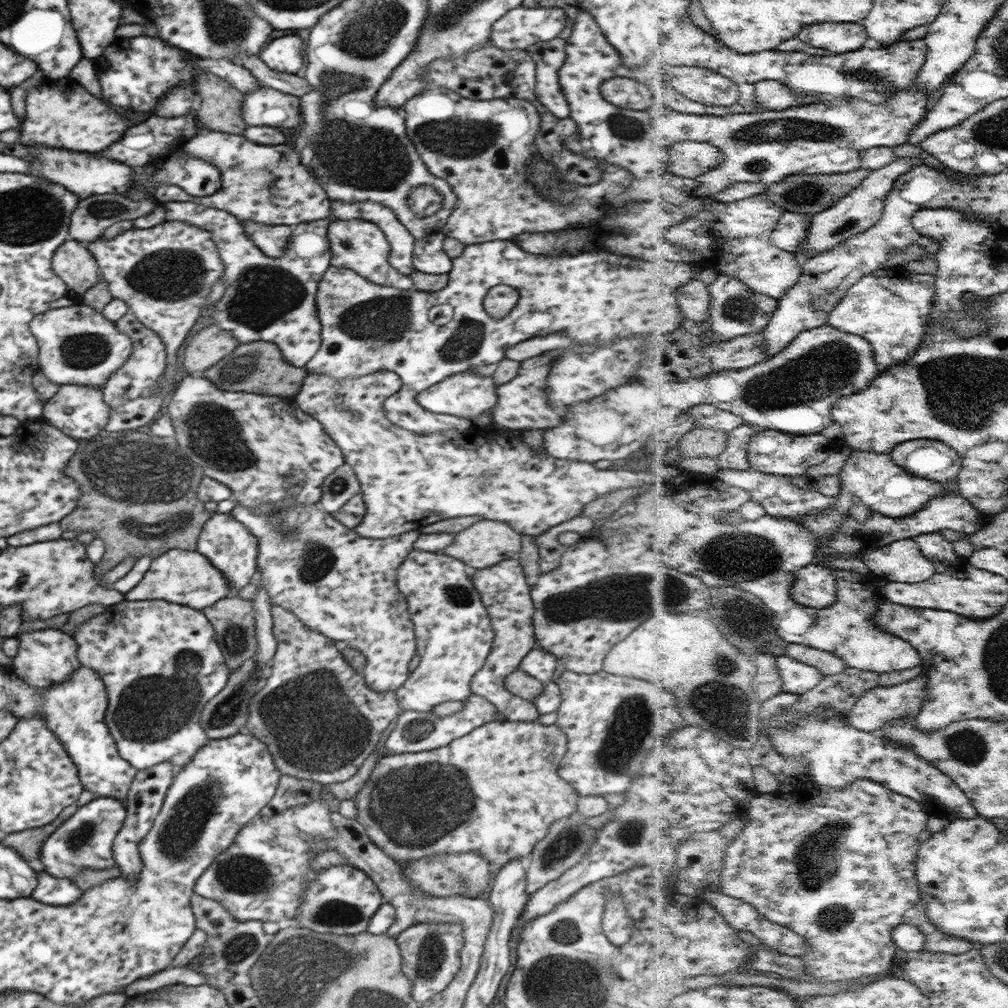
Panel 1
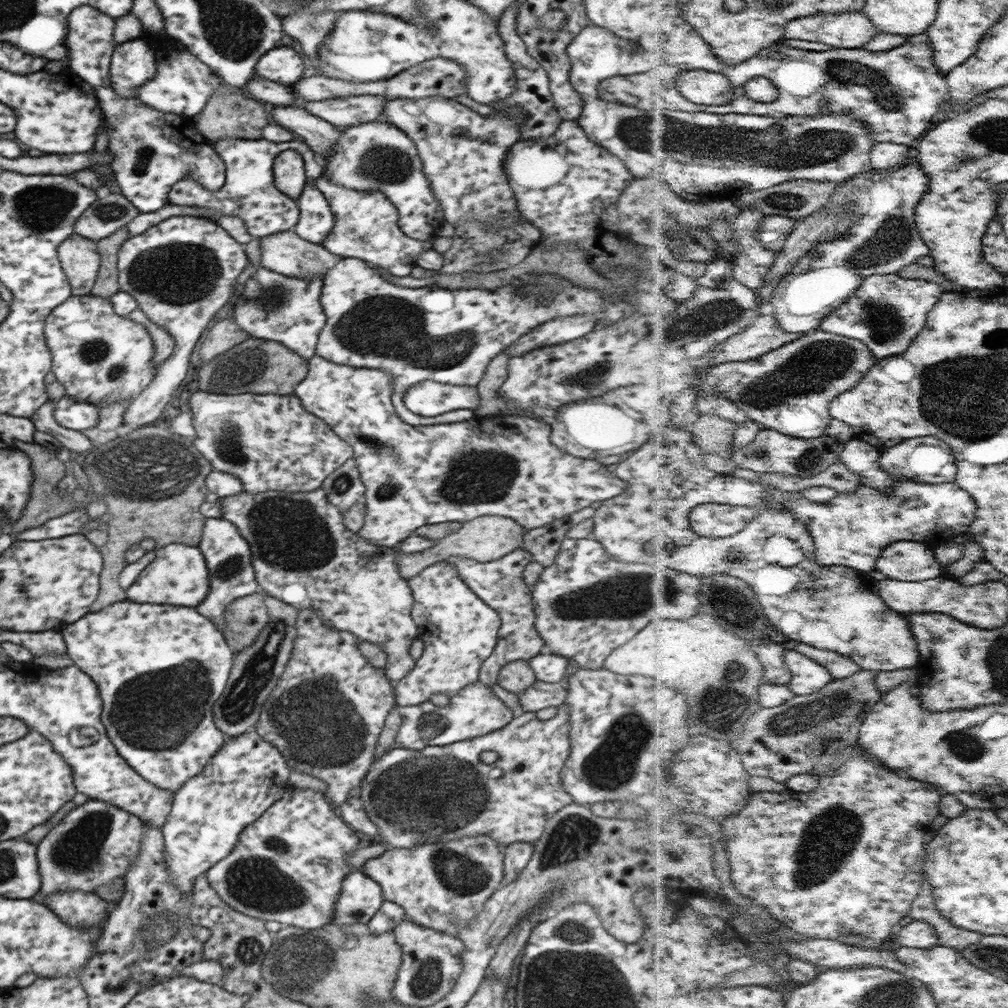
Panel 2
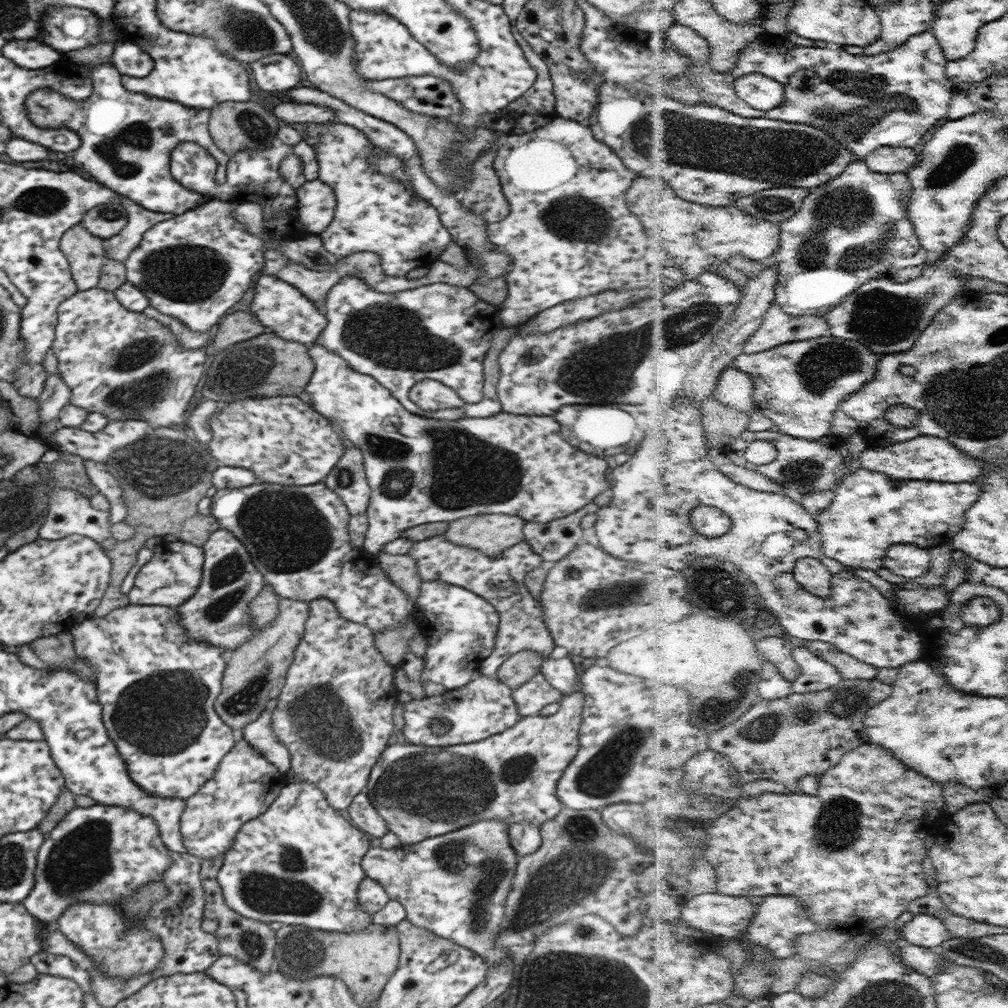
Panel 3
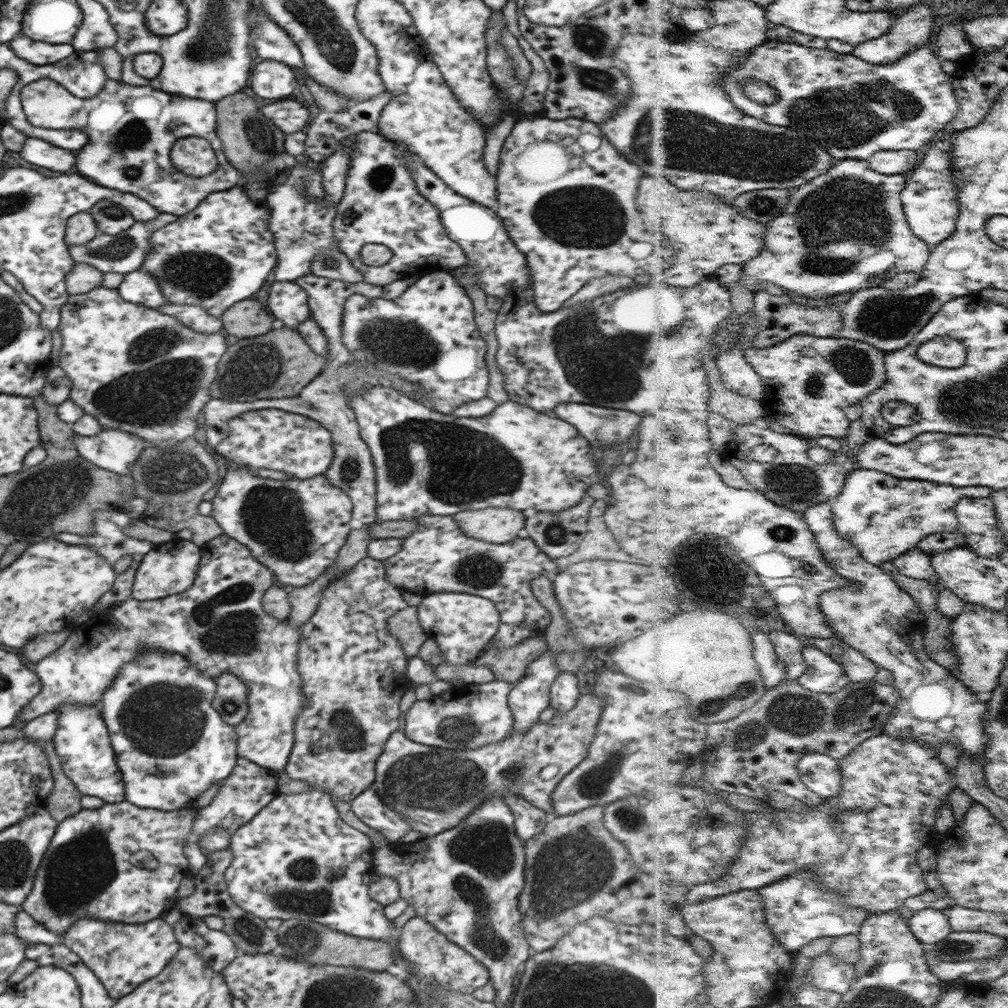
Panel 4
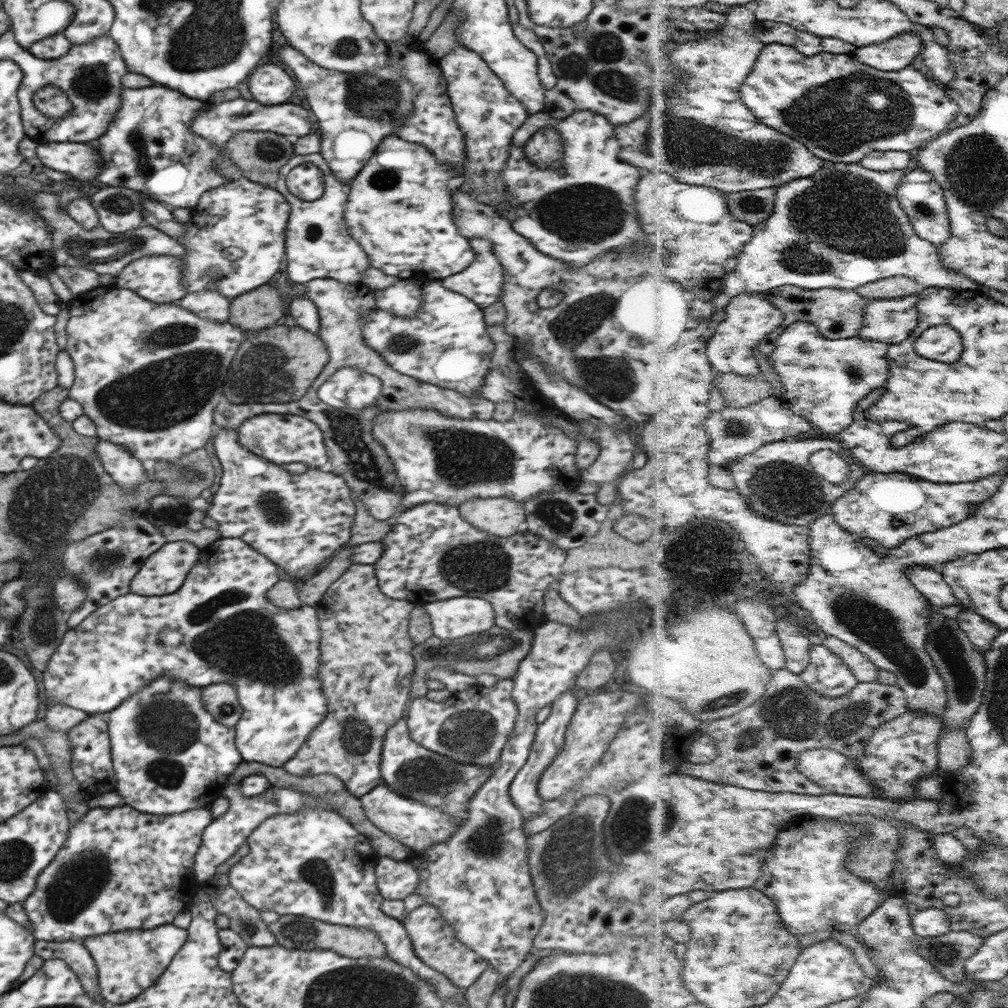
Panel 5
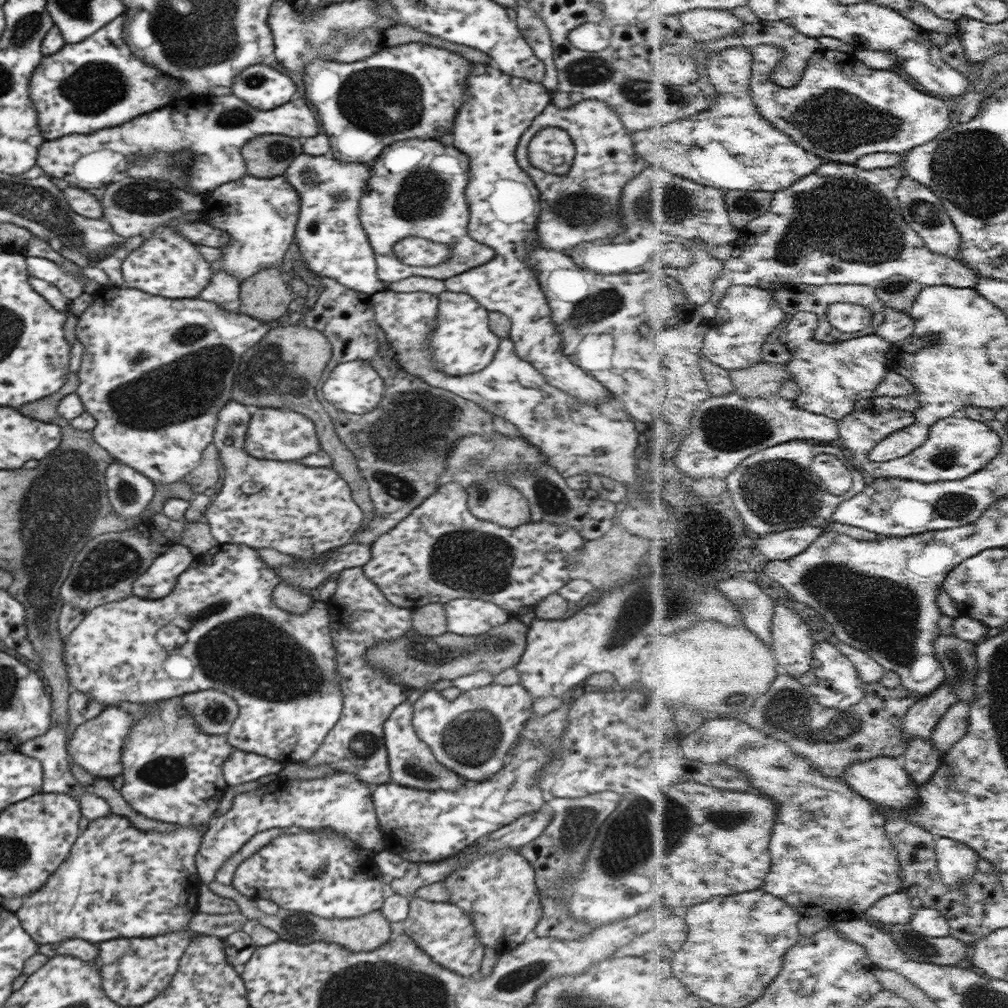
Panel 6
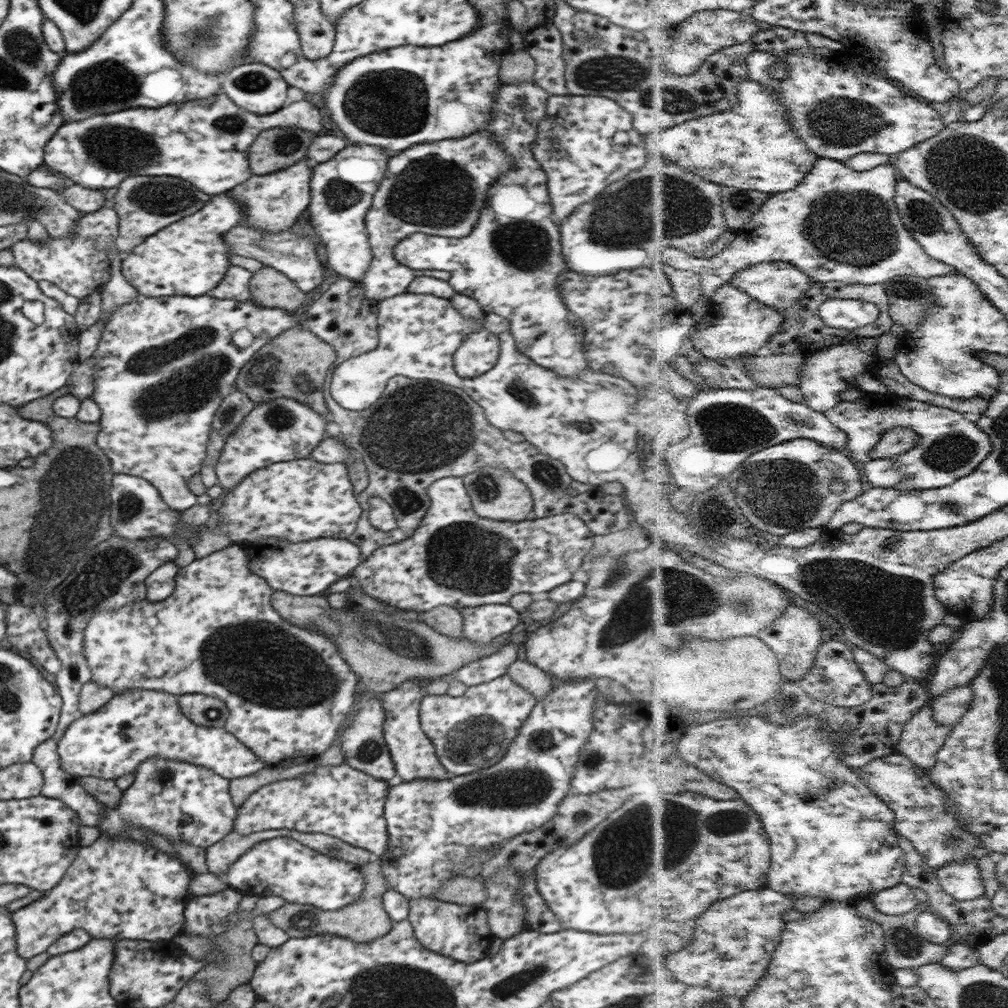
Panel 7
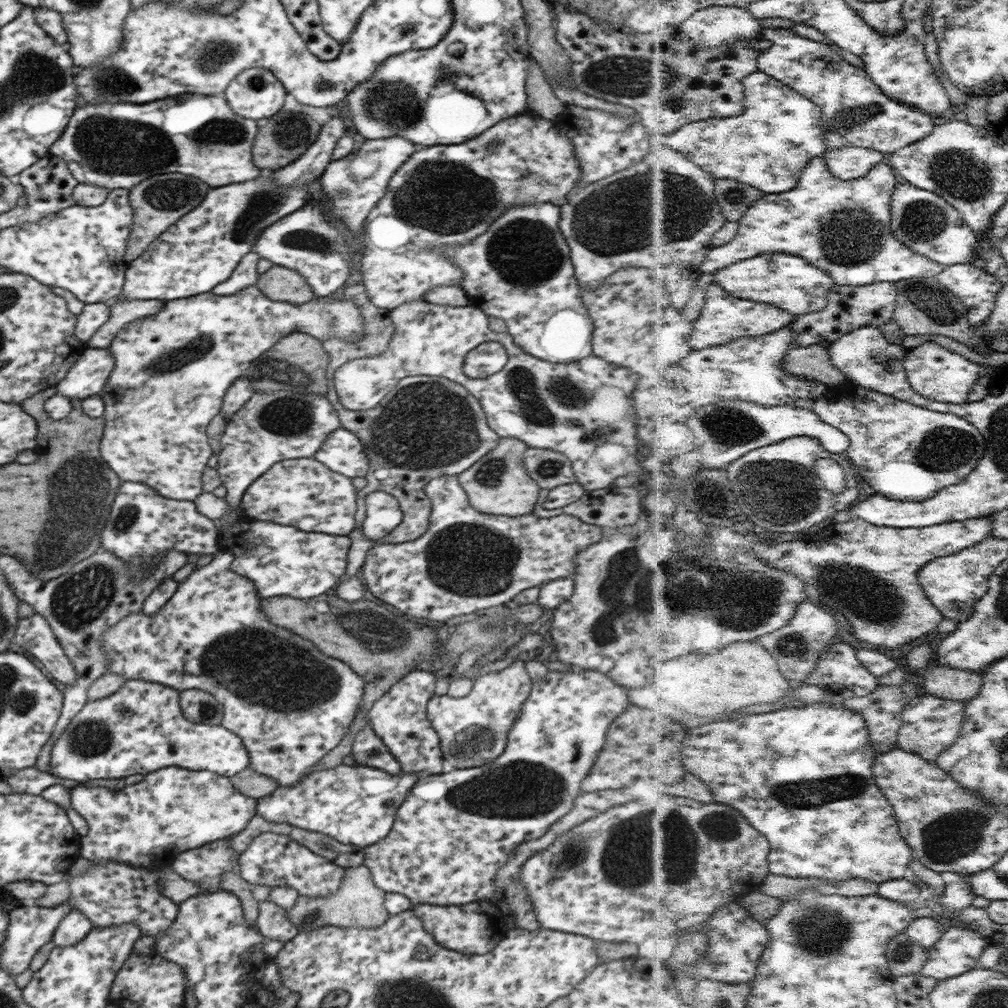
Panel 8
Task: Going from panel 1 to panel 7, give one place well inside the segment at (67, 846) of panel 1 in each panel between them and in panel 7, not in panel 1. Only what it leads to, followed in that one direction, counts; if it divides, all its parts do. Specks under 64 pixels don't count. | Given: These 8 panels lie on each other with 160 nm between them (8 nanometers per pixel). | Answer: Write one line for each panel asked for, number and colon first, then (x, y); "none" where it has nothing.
2: (92, 845)
3: (100, 854)
4: (118, 863)
5: (118, 869)
6: (116, 881)
7: (116, 888)

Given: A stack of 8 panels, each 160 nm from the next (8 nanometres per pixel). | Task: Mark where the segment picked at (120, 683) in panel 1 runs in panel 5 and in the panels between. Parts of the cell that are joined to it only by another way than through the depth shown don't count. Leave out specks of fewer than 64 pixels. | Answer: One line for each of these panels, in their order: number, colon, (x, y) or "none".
2: (159, 668)
3: (156, 689)
4: (169, 744)
5: (169, 755)

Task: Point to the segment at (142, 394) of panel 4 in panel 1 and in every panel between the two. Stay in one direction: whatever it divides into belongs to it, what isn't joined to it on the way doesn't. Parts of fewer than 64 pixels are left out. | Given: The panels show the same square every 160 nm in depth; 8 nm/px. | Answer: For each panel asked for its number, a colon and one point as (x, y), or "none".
1: (77, 345)
2: (98, 357)
3: (125, 365)

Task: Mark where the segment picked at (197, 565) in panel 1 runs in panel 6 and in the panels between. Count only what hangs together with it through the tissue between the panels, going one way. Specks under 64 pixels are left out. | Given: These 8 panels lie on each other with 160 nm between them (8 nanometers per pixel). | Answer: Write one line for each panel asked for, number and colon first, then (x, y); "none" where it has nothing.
2: (177, 576)
3: (173, 573)
4: (169, 568)
5: (163, 571)
6: (159, 578)

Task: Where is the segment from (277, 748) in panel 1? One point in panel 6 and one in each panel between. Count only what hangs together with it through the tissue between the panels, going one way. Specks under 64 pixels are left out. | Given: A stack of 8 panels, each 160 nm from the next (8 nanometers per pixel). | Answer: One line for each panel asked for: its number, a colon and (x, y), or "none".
2: (324, 715)
3: (333, 713)
4: (353, 673)
5: (365, 666)
6: (360, 616)

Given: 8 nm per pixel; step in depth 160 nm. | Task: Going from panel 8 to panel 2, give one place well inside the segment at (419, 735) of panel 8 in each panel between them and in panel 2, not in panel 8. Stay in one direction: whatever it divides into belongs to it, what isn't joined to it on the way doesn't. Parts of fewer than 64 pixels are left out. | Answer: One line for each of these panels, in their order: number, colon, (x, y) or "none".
2: (412, 800)
3: (420, 792)
4: (435, 789)
5: (405, 767)
6: (410, 762)
7: (413, 757)

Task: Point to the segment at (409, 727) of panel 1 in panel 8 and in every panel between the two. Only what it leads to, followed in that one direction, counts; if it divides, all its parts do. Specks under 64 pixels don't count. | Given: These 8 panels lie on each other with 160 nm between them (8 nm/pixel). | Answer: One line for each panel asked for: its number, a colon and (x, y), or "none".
2: (474, 711)
3: (483, 707)
4: (468, 716)
5: (471, 726)
6: (470, 735)
7: (470, 732)
8: (472, 730)

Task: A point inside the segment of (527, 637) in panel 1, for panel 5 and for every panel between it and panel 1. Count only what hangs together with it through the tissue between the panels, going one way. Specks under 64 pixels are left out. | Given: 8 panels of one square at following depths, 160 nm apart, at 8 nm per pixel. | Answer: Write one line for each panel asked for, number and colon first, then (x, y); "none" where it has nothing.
2: (499, 584)
3: (499, 579)
4: (436, 557)
5: (431, 553)

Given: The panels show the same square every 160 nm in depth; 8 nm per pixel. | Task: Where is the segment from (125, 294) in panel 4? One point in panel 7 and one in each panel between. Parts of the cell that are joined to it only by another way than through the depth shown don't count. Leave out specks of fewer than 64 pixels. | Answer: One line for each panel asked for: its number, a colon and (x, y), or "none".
5: (156, 278)
6: (165, 264)
7: (188, 257)

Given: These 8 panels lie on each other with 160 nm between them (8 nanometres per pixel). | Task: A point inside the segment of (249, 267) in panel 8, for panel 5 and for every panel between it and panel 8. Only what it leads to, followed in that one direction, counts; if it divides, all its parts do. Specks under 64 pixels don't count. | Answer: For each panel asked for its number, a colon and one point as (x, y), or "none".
5: (210, 304)
6: (222, 289)
7: (234, 284)

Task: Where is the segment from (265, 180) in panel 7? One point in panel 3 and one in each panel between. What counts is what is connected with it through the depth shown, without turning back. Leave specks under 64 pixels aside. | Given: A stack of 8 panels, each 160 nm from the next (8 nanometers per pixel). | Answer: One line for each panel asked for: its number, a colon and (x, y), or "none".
3: (194, 266)
4: (221, 252)
5: (234, 242)
6: (258, 215)

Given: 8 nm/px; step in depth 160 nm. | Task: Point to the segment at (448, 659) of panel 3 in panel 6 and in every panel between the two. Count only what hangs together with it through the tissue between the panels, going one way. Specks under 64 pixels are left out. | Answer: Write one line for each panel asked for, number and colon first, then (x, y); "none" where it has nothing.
4: (461, 625)
5: (453, 618)
6: (466, 617)

